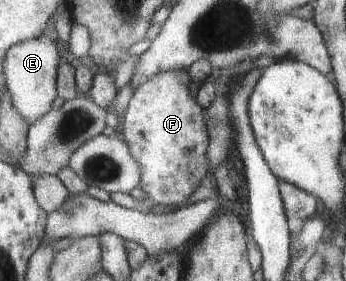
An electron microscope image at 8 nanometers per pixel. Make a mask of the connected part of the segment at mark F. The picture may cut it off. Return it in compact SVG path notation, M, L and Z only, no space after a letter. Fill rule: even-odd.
M190 69L164 72L135 90L126 110L123 134L134 158L142 166L141 188L146 194L146 202L179 208L202 186L204 178L210 174L211 135L206 122L206 109L196 98L197 83L189 73Z

